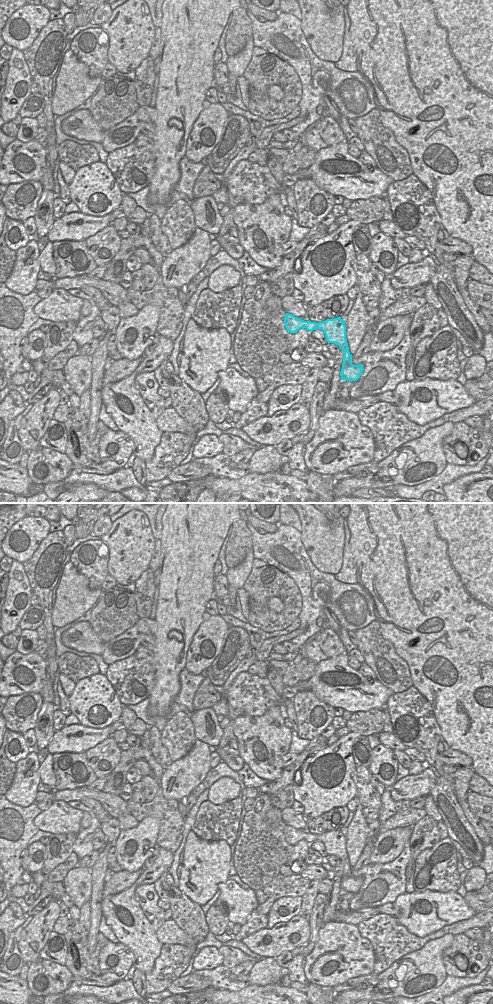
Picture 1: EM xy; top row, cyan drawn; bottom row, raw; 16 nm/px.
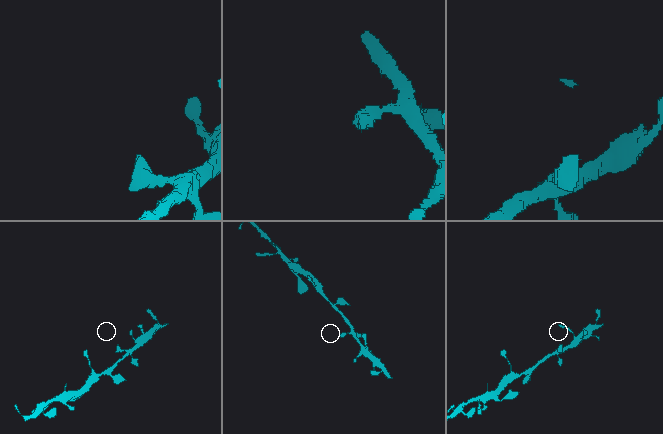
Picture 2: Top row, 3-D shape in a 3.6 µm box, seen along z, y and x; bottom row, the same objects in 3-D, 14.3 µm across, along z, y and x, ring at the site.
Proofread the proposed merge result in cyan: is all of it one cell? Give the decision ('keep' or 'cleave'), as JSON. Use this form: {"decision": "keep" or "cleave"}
{"decision": "keep"}

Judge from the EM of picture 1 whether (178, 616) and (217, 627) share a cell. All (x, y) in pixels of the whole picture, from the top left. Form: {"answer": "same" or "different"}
{"answer": "different"}

